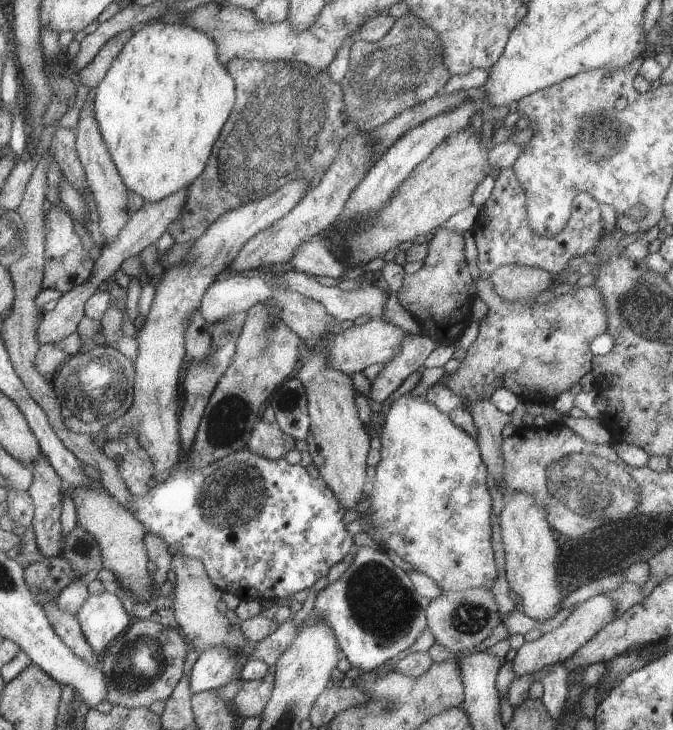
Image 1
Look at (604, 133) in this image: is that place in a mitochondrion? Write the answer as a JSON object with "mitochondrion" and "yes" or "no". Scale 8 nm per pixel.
{"mitochondrion":"yes"}

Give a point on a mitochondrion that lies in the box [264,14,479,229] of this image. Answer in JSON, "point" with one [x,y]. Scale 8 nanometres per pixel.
{"point":[382,67]}

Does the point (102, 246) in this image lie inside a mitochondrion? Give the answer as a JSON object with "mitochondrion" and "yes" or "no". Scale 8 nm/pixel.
{"mitochondrion":"no"}

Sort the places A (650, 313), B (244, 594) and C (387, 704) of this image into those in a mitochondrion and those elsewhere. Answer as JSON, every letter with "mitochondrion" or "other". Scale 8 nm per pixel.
{"A":"mitochondrion","B":"other","C":"mitochondrion"}

